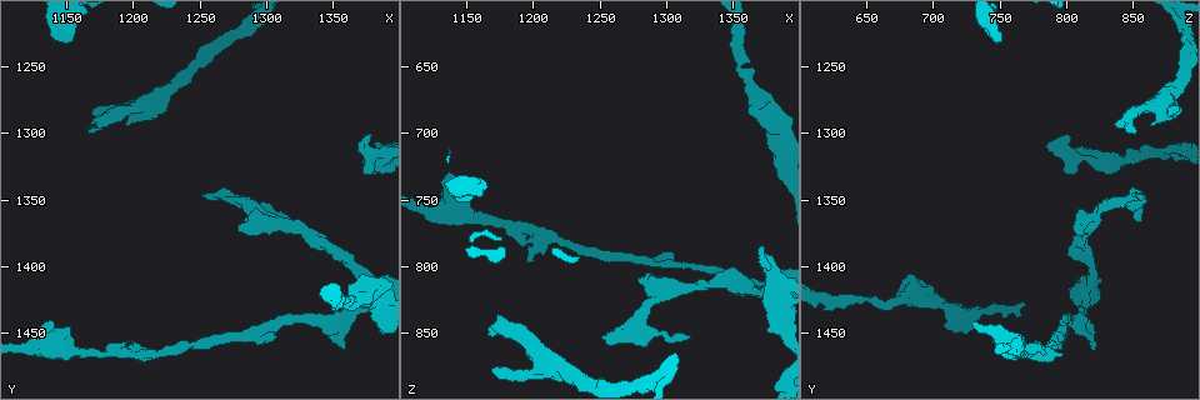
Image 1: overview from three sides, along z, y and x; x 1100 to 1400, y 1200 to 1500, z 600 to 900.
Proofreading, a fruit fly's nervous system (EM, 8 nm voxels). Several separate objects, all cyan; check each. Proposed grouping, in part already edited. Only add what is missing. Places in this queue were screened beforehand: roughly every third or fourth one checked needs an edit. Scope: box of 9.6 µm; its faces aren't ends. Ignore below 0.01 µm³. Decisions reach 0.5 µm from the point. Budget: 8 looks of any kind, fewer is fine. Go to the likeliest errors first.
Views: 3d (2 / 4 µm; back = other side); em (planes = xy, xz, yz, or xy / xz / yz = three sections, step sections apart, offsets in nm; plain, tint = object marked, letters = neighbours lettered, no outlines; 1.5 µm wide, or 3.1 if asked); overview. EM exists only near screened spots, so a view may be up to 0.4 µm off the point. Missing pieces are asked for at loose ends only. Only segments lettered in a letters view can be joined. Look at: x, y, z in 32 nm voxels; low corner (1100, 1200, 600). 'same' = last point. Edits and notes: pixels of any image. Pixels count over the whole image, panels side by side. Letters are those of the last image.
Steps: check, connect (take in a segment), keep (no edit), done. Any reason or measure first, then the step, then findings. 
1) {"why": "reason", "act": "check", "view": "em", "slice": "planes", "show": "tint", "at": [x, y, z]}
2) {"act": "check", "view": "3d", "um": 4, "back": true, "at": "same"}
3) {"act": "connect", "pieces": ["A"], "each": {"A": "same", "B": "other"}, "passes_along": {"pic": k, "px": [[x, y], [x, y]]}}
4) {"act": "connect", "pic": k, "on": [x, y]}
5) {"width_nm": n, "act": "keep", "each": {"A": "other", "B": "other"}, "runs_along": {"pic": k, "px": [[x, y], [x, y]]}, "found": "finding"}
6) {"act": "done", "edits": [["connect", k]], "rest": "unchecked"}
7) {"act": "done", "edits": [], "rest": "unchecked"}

{"why": "an open end", "act": "check", "view": "3d", "um": 4, "at": [1372, 1310, 786]}

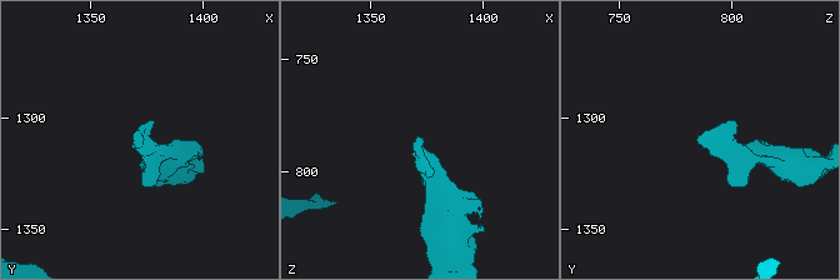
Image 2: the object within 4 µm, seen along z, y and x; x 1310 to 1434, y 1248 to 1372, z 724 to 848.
{"act": "check", "view": "em", "slice": "planes", "show": "letters", "at": [1372, 1308, 785]}

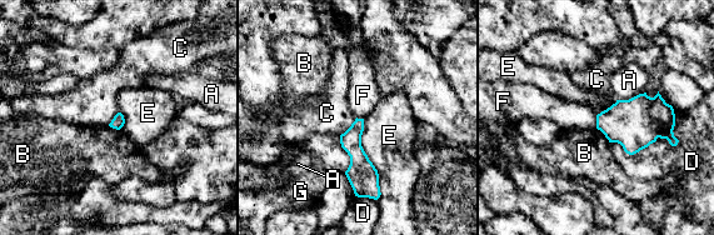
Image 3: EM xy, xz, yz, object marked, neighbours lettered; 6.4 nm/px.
{"longest_contact_nm": ["E", 550], "act": "keep", "each": {"A": "other", "B": "other", "C": "other", "D": "other", "E": "other", "F": "other", "G": "other"}, "found": "none of them fits"}

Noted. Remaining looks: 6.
{"why": "free end", "act": "check", "view": "3d", "um": 4, "back": true, "at": [1198, 1468, 796]}

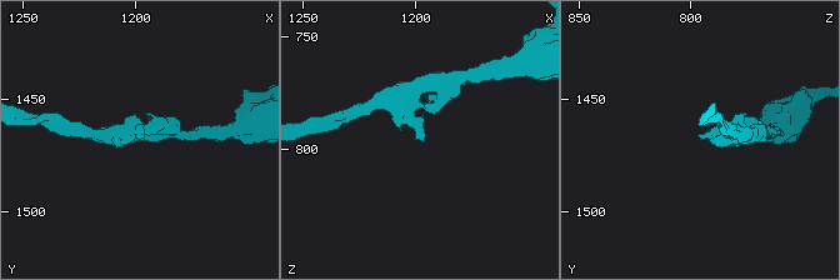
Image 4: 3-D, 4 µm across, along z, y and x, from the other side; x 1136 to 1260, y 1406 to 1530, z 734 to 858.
{"act": "check", "view": "em", "slice": "yz", "step": 4, "show": "tint", "at": [1197, 1467, 798]}

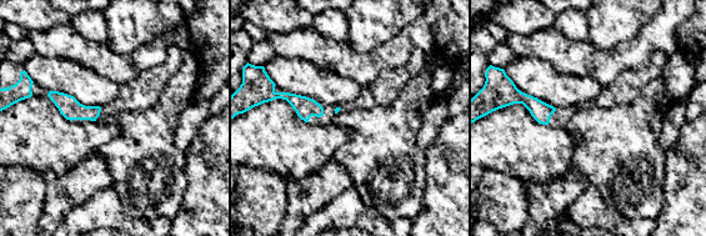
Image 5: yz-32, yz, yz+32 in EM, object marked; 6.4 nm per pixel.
{"why": "see the neighbours", "act": "check", "view": "em", "slice": "yz", "step": 4, "show": "letters", "at": "same"}

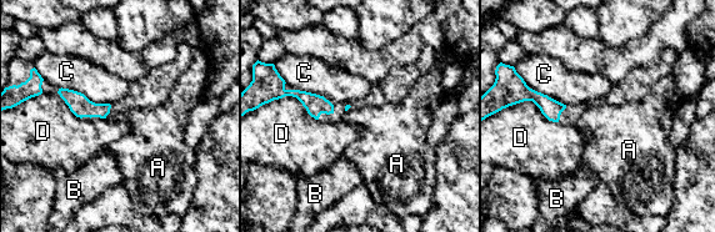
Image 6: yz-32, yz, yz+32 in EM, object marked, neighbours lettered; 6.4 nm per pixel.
{"longest_contact_nm": ["C", 360], "act": "keep", "each": {"A": "other", "B": "other", "C": "other", "D": "other"}, "found": "no lettered segment goes on from it"}

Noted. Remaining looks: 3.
{"act": "check", "view": "em", "slice": "planes", "show": "tint", "at": [1318, 1362, 854]}

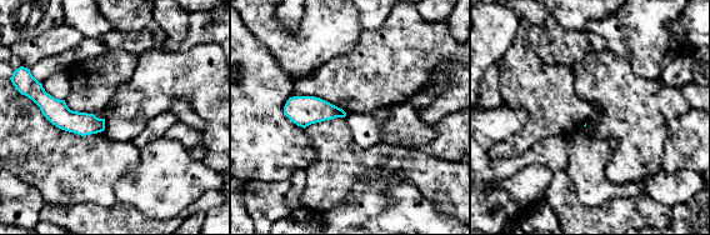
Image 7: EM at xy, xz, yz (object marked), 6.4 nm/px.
{"why": "see the neighbours", "act": "check", "view": "em", "slice": "planes", "show": "letters", "at": "same"}

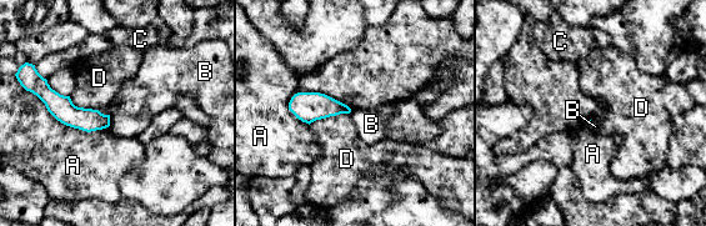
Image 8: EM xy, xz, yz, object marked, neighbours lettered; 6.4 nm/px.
{"act": "keep", "each": {"A": "other", "B": "other", "C": "other", "D": "other"}, "border": {"pic": 8, "px": [[110, 115], [110, 124], [108, 126]]}, "found": "none of them fits"}

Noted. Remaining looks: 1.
{"act": "done", "edits": [], "rest": "unchecked"}

